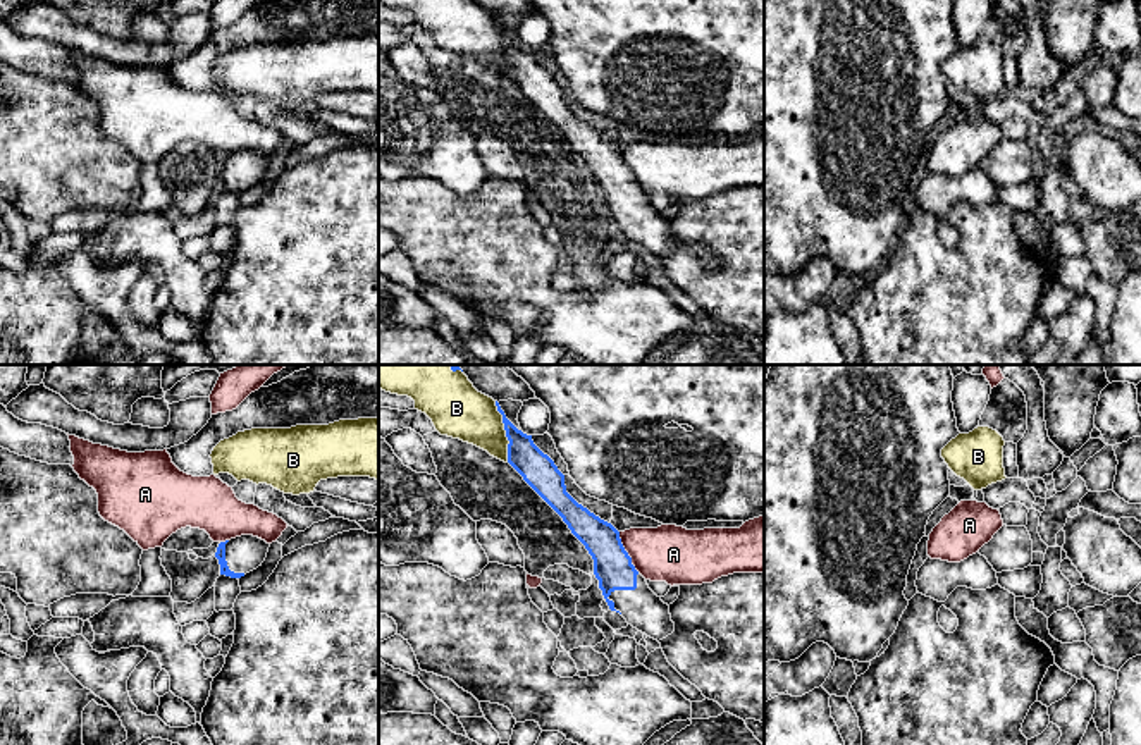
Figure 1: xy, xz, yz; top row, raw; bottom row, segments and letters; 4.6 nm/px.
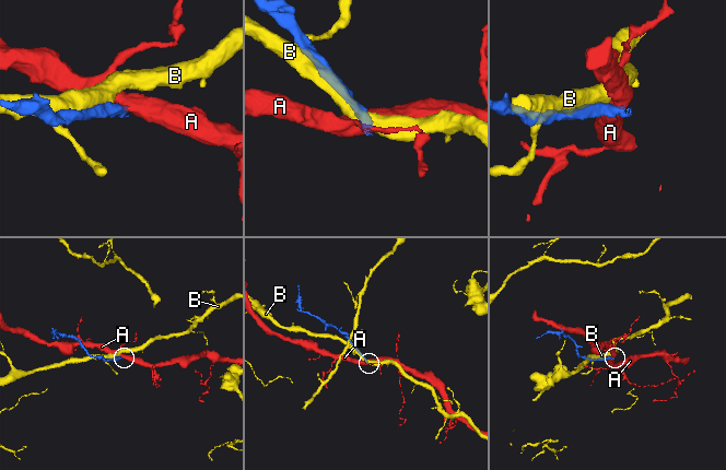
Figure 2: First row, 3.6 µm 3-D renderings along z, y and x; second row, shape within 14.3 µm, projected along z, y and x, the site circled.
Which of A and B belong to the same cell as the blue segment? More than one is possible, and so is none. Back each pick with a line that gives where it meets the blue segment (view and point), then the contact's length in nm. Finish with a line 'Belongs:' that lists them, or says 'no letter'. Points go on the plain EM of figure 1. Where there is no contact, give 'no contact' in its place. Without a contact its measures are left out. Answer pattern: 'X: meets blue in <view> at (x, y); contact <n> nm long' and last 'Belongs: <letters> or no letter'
Belongs: no letter

